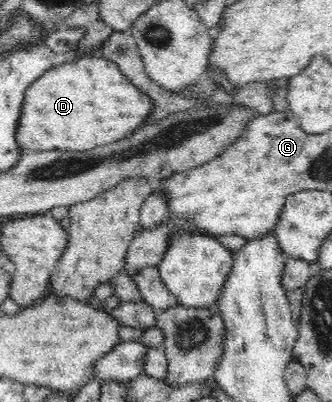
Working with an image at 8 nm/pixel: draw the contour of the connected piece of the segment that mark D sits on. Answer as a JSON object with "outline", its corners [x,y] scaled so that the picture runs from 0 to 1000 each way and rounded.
{"outline":[[[229,144],[145,169],[78,219],[48,353],[72,378],[277,373],[416,323],[458,284],[458,269],[464,256],[452,241],[386,199],[337,149]]]}

